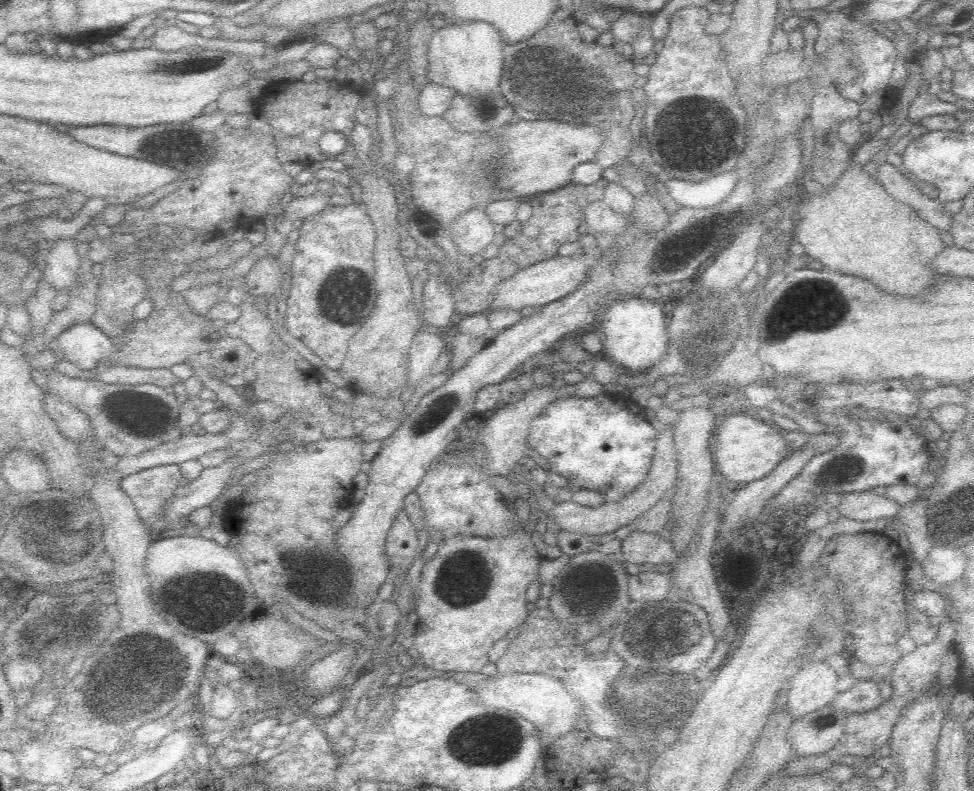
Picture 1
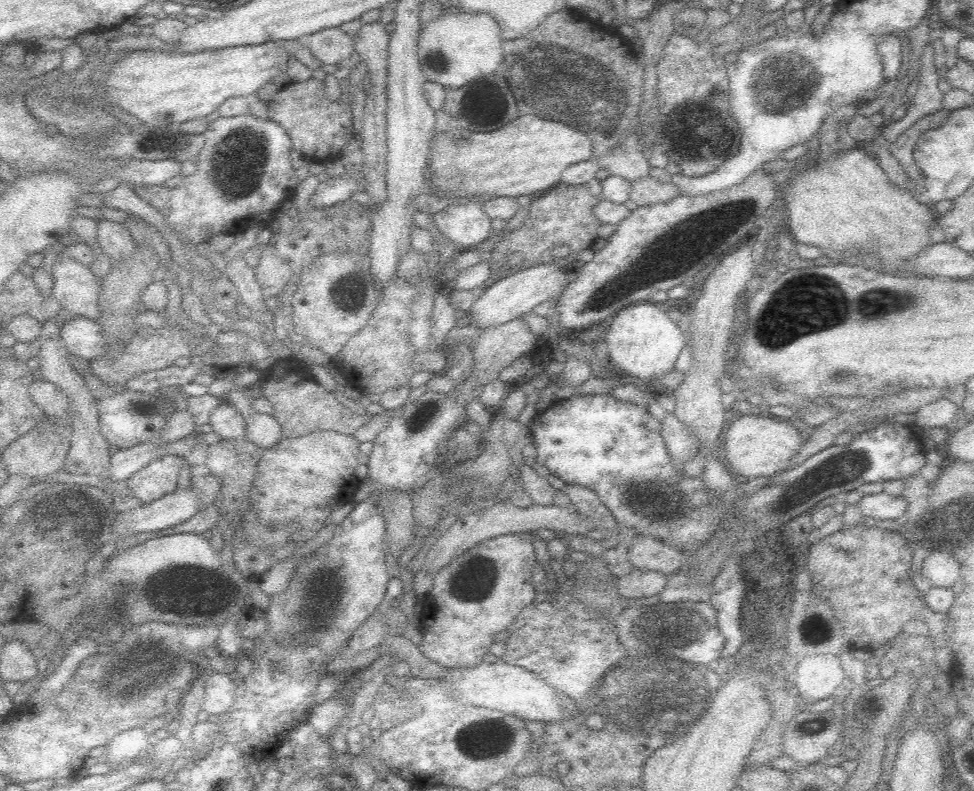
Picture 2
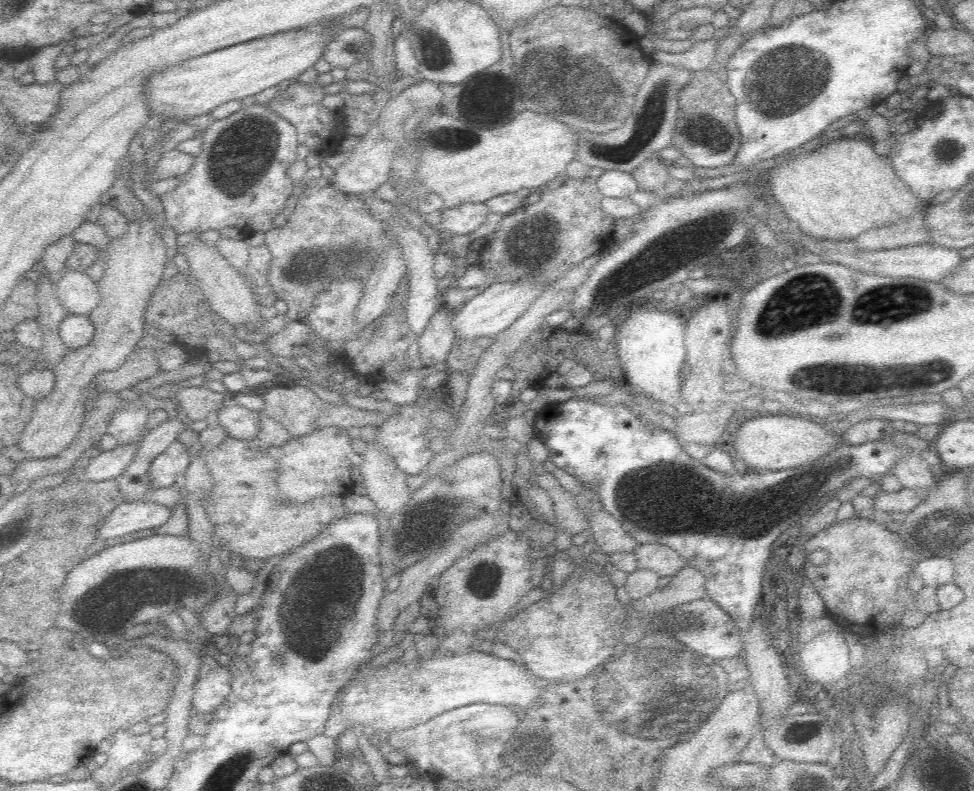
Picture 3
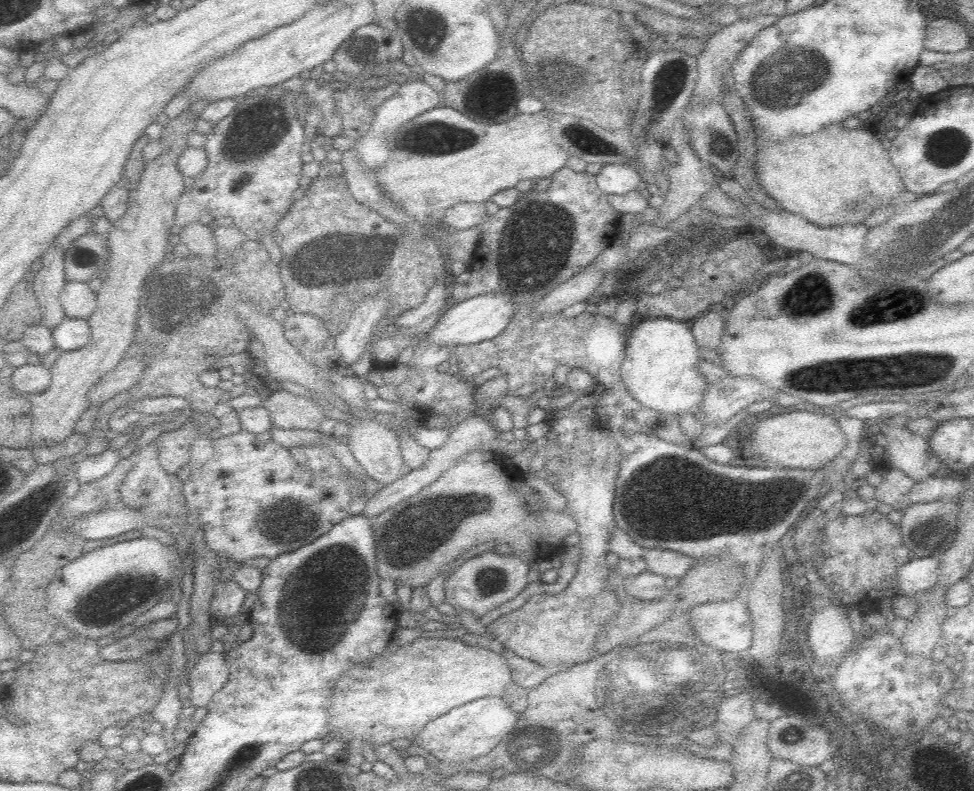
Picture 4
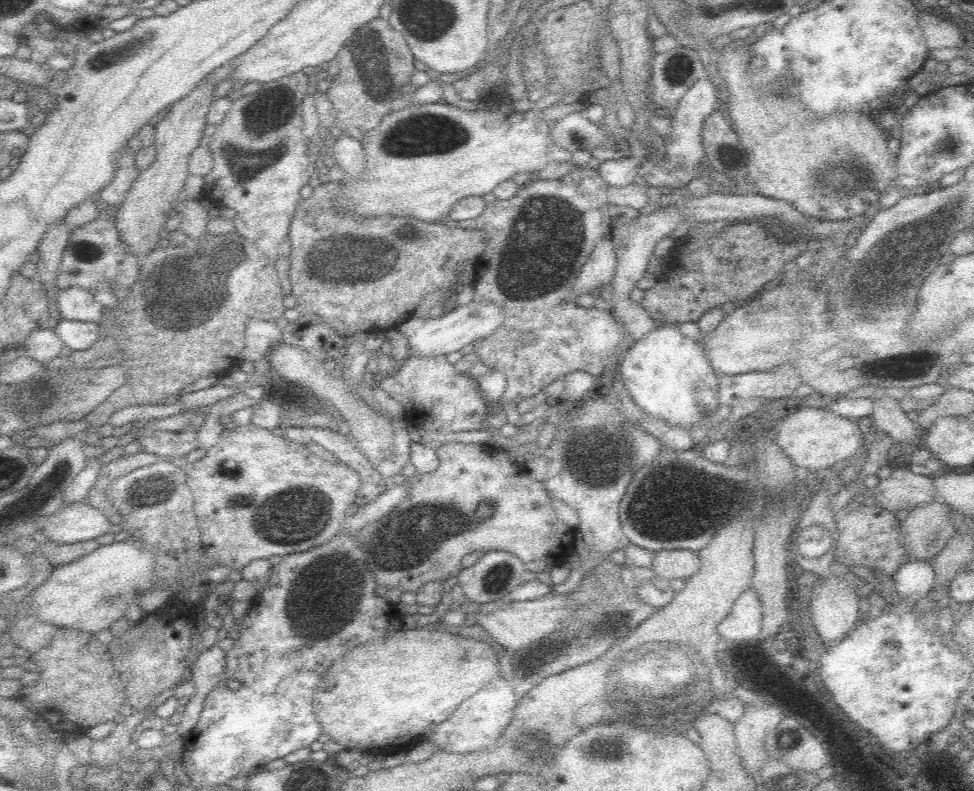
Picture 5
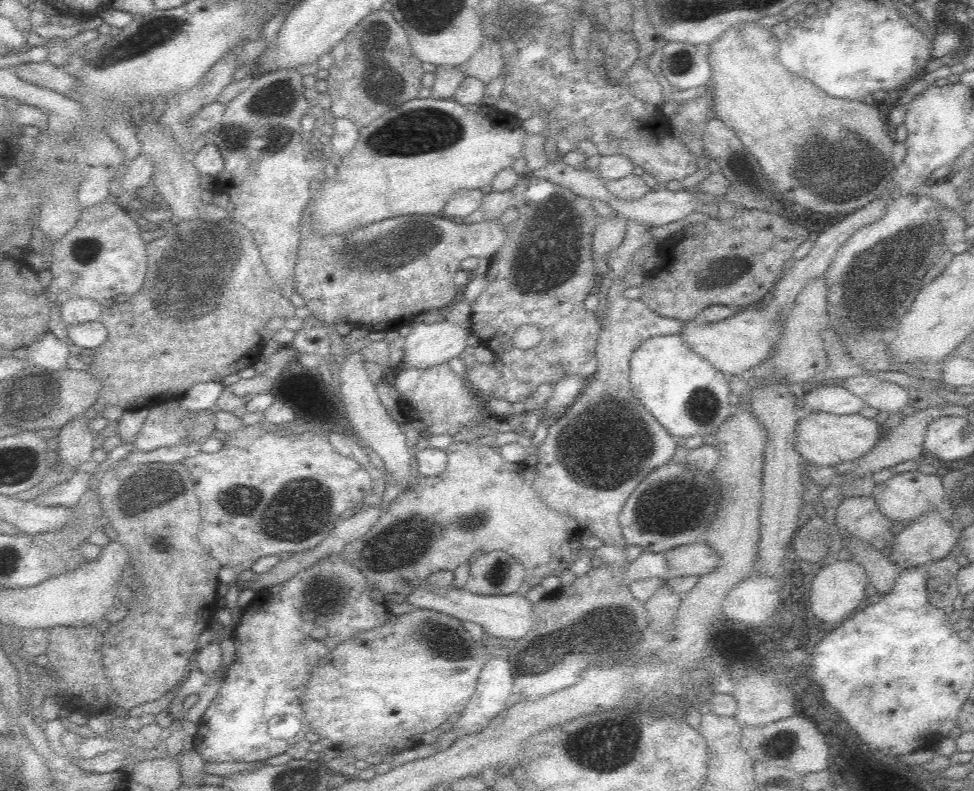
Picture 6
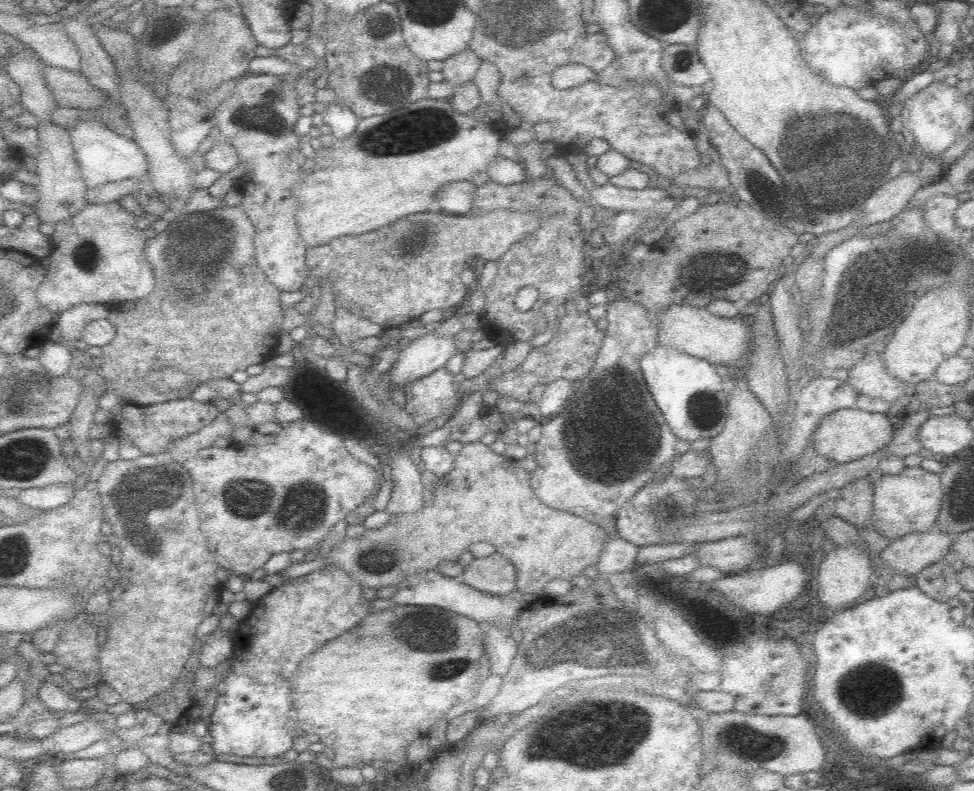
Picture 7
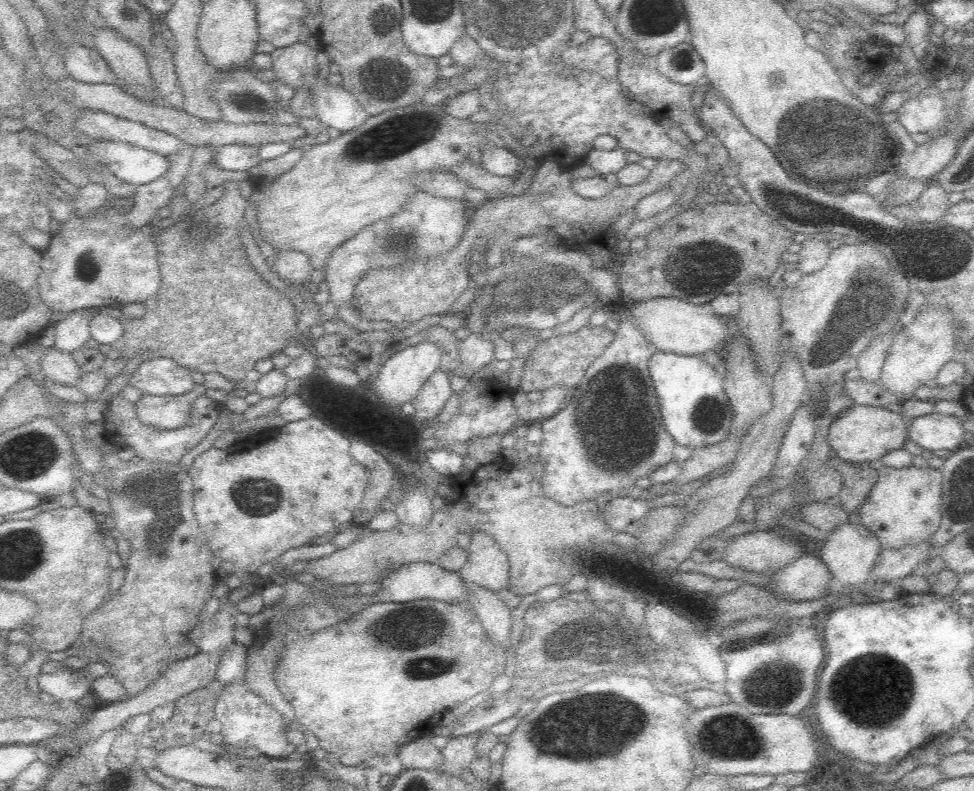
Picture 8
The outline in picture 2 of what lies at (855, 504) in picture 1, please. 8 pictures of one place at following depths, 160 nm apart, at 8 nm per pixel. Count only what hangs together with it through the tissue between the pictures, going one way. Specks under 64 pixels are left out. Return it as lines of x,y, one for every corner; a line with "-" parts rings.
885,492
862,495
857,504
864,516
878,518
881,520
881,525
890,521
890,518
896,520
905,516
906,512
906,499
902,495
893,497

